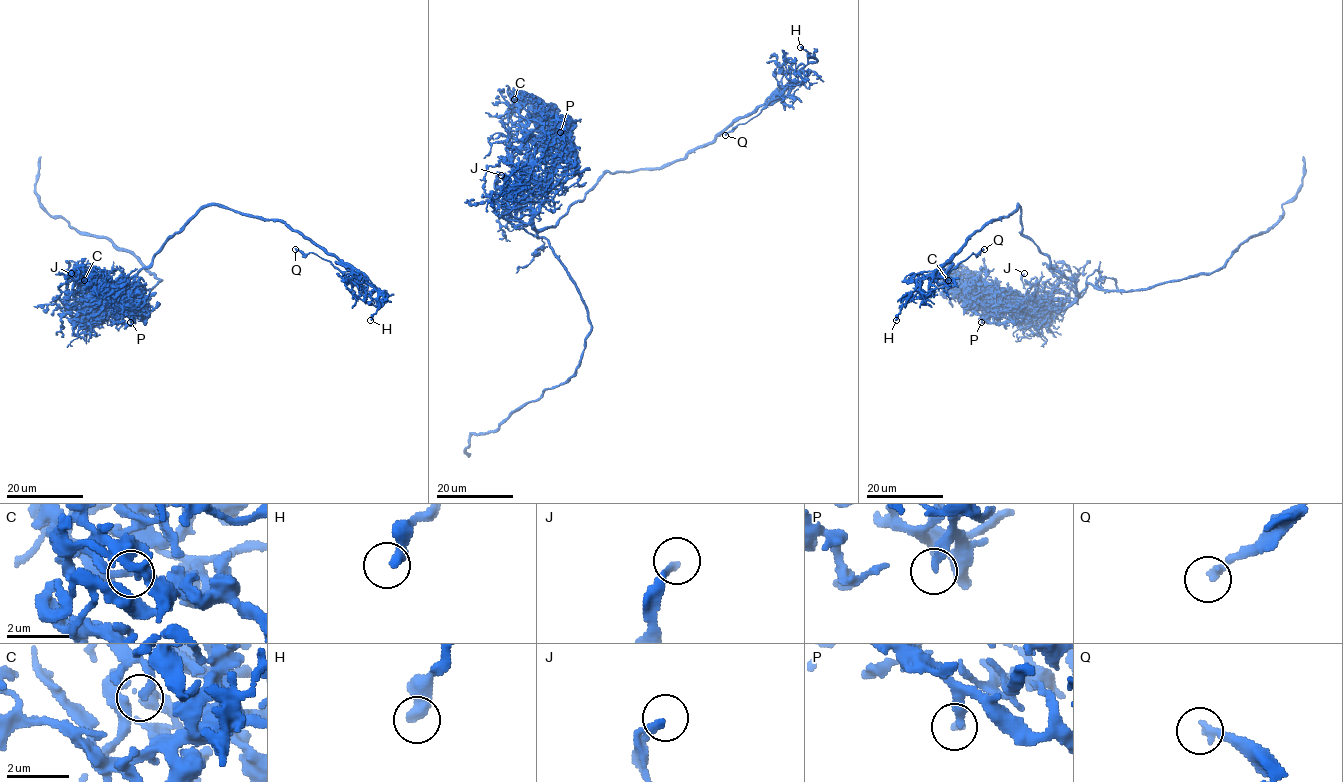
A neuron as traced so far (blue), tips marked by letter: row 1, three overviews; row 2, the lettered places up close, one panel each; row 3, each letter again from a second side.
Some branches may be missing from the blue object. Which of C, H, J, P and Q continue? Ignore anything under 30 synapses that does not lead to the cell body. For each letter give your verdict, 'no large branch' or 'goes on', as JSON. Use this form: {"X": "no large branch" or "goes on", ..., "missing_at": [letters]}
{"C": "no large branch", "H": "no large branch", "J": "no large branch", "P": "no large branch", "Q": "no large branch", "missing_at": []}

